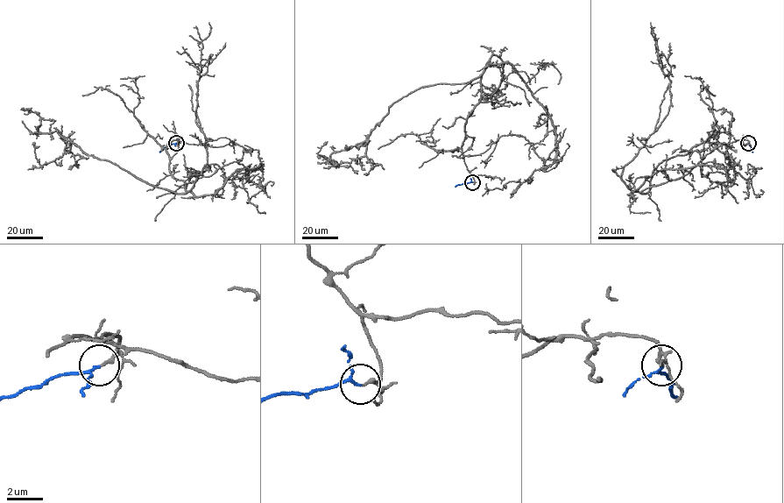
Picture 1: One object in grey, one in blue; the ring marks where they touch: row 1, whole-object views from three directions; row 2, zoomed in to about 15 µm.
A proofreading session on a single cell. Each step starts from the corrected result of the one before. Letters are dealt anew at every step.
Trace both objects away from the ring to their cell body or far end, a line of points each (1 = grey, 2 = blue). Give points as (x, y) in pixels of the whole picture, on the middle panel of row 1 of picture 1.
1: (472, 182), (464, 123), (483, 71), (508, 62), (548, 114), (555, 156), (540, 158), (515, 135), (452, 156)
2: (472, 182), (455, 186)

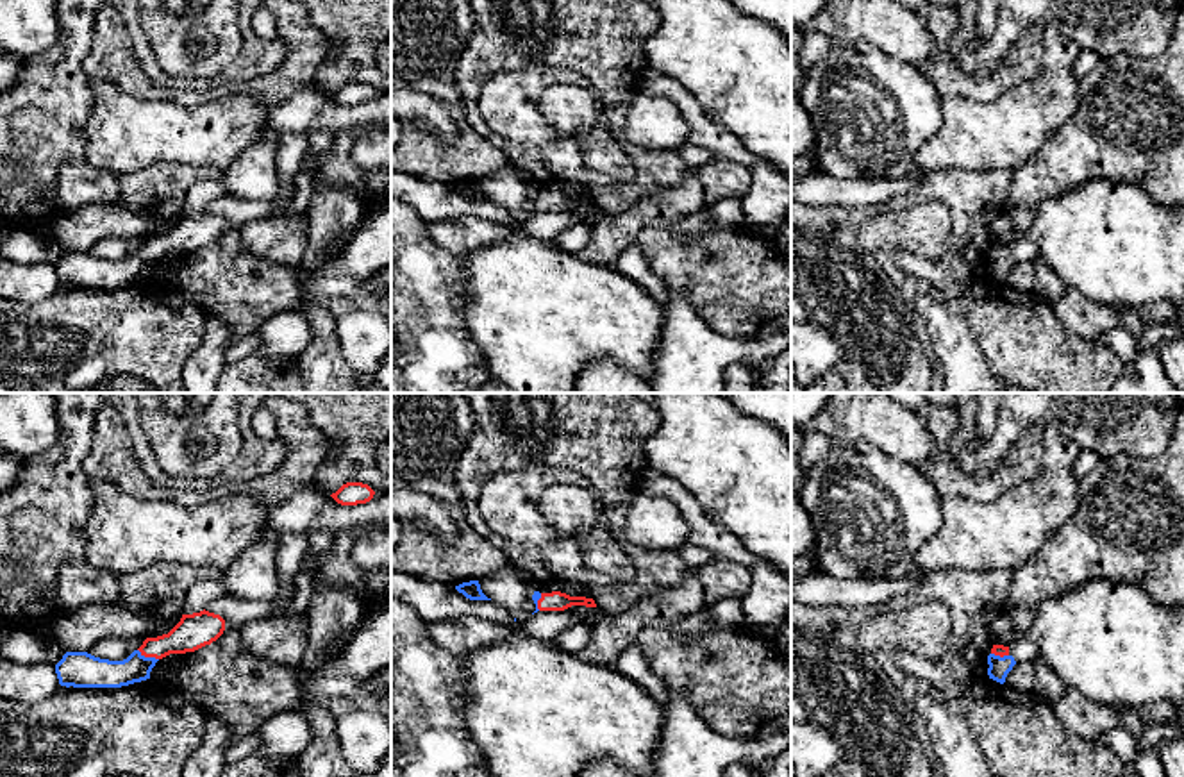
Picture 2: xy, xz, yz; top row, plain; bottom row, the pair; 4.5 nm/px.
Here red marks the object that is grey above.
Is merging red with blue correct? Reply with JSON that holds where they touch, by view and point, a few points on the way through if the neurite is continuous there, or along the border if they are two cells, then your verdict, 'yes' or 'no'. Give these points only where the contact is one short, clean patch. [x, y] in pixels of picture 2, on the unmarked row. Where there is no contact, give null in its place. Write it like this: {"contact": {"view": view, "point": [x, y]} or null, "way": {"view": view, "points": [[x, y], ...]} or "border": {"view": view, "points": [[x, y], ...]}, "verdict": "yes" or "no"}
{"contact": {"view": "xy", "point": [149, 256]}, "way": {"view": "xy", "points": [[193, 231], [158, 247], [149, 256], [127, 272], [97, 272]]}, "verdict": "yes"}

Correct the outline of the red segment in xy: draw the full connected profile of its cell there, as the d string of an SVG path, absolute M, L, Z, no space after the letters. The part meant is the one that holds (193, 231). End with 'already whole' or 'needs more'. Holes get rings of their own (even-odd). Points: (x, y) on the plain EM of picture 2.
M200 211L182 214L180 221L143 245L123 261L95 257L88 252L66 252L55 264L61 286L73 288L121 288L150 279L155 263L170 254L195 252L216 241L225 230L220 214Z; needs more

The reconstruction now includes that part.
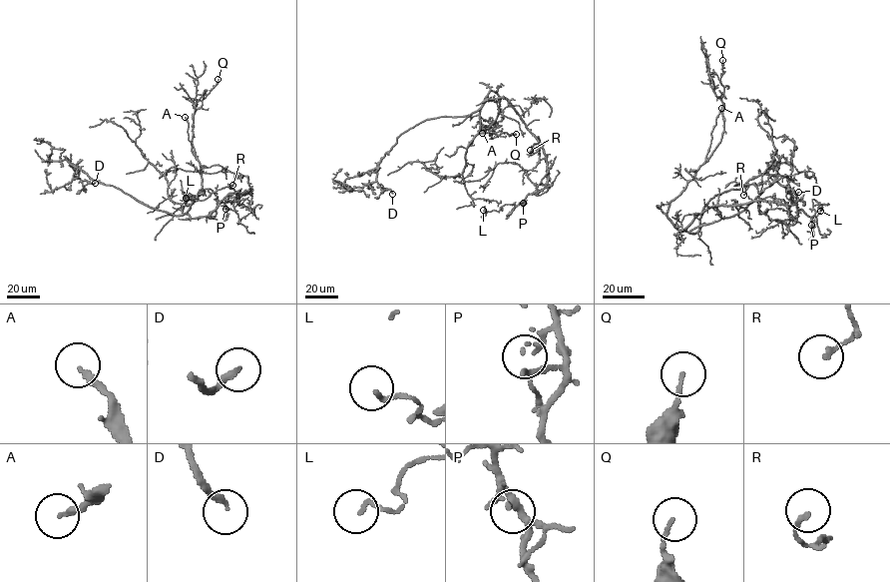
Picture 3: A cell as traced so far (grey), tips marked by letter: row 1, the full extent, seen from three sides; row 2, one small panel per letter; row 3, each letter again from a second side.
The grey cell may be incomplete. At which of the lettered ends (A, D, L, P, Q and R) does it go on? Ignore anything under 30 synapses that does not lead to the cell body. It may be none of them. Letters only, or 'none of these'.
A, D, P

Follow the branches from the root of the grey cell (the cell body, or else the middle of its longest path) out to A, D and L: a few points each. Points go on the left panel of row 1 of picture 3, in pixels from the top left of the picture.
A: (188, 214), (202, 188), (202, 177), (200, 164), (189, 140), (189, 123), (185, 117)
D: (188, 214), (173, 215), (150, 208), (114, 186), (94, 181), (79, 170), (81, 181), (95, 183)
L: (188, 214), (193, 218), (207, 217), (227, 195), (250, 191), (223, 202), (210, 189), (186, 198)

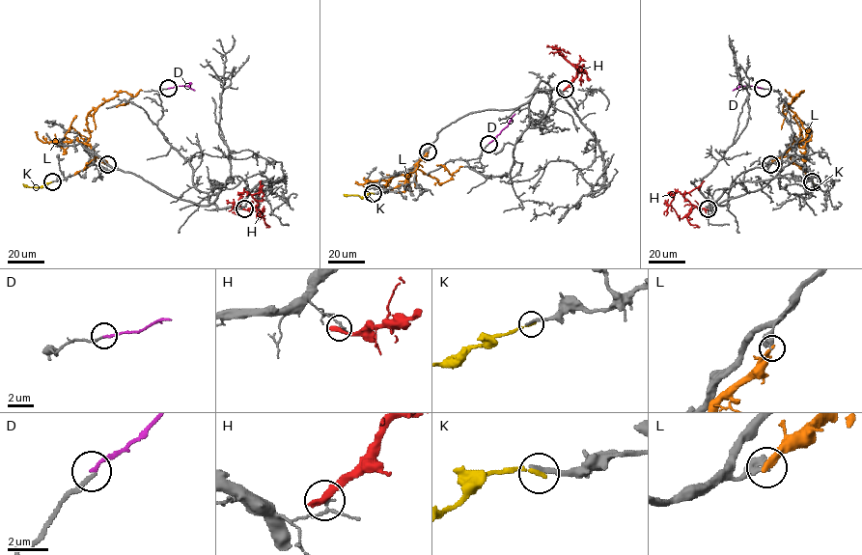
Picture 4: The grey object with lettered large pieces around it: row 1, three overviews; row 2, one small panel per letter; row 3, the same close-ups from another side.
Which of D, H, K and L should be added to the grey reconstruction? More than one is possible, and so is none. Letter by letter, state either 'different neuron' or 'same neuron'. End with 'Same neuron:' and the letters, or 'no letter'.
D: same neuron
H: different neuron
K: different neuron
L: different neuron
Same neuron: D

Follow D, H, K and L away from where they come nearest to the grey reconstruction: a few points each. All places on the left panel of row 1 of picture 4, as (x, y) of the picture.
D: (168, 88), (188, 86), (195, 90)
H: (244, 208), (252, 208), (258, 204), (246, 192), (241, 193), (236, 207), (239, 215)
K: (52, 181), (41, 187), (26, 186), (22, 183)
L: (107, 164), (85, 143), (90, 137), (87, 115), (120, 92), (129, 94), (127, 103), (116, 106)

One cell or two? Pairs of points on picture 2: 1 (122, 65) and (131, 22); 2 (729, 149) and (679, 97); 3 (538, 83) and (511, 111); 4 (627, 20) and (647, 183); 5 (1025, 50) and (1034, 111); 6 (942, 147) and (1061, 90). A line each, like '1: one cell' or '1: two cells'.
1: two cells
2: one cell
3: one cell
4: one cell
5: two cells
6: one cell

